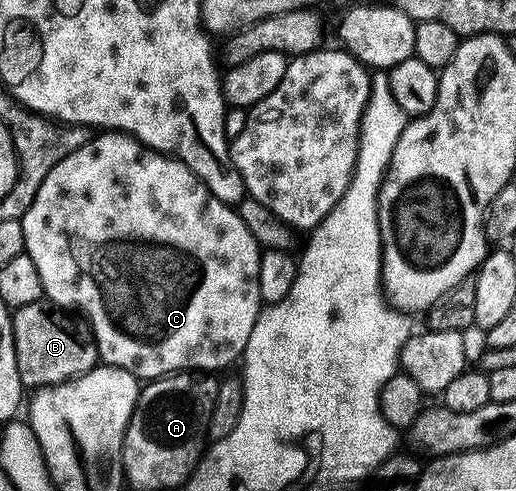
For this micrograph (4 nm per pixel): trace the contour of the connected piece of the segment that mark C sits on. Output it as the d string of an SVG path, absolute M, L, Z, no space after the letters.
M105 130L94 135L85 144L77 144L74 152L58 159L56 166L43 178L31 206L20 222L25 239L24 255L35 262L39 278L43 282L45 296L57 307L66 310L78 308L80 315L91 325L97 341L98 357L110 368L125 368L133 376L148 382L186 370L217 370L242 359L251 330L263 307L259 294L259 262L262 249L240 218L237 210L215 198L207 186L182 160L154 148L146 148L140 140L116 130Z

